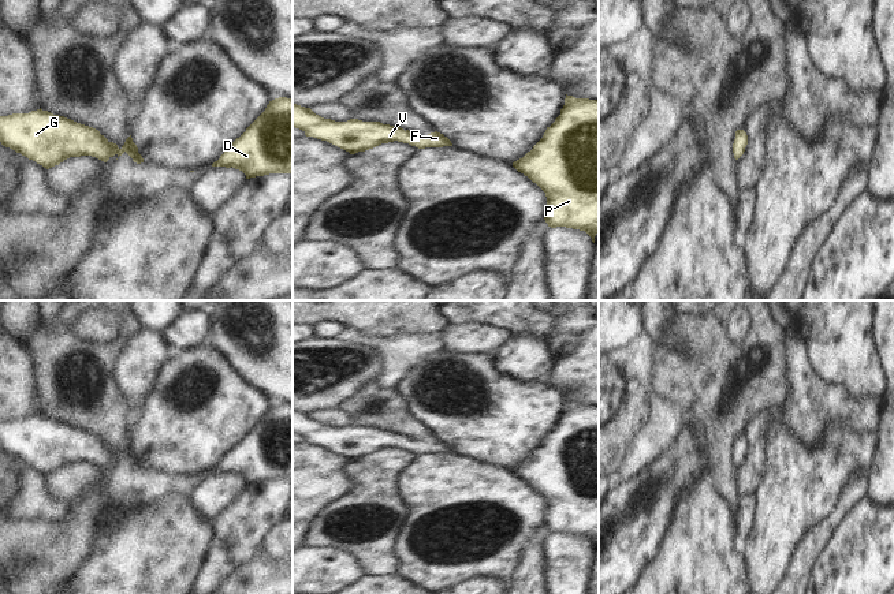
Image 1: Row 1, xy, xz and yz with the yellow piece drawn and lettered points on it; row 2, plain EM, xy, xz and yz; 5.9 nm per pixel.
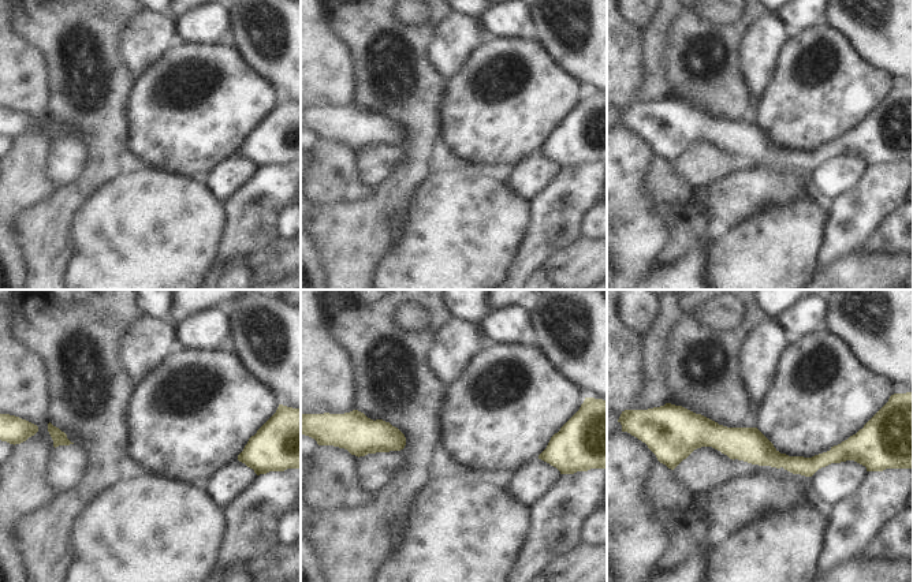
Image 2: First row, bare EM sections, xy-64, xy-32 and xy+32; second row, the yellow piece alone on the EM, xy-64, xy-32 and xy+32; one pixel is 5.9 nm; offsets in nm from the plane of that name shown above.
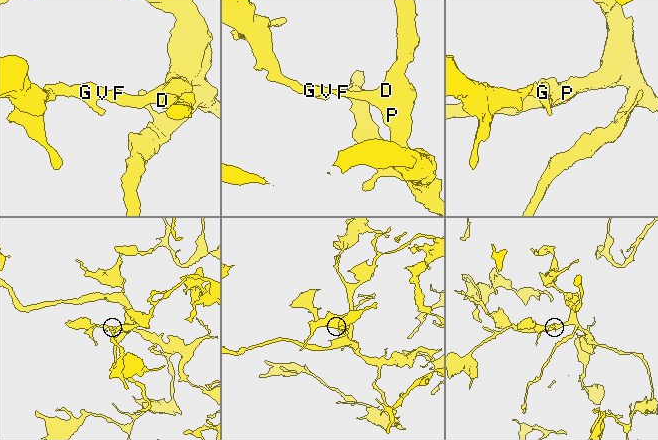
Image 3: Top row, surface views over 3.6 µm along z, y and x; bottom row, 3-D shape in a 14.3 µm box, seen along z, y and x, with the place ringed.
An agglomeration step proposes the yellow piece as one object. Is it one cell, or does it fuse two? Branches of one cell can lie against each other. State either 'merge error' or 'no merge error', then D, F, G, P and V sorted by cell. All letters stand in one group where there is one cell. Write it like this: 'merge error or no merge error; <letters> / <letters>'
no merge error; D F G P V

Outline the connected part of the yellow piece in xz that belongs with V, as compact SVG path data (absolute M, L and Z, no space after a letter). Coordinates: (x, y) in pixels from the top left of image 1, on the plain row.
M294 408L293 433L302 436L306 442L327 447L350 460L394 447L409 449L418 455L452 452L451 447L437 437L420 441L380 427L362 427L358 425L335 427L324 425L316 421L310 414Z

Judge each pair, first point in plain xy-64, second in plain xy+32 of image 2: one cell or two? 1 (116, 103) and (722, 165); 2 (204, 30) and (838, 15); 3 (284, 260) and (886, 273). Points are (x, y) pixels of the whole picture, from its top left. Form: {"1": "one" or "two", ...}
{"1": "two", "2": "two", "3": "one"}

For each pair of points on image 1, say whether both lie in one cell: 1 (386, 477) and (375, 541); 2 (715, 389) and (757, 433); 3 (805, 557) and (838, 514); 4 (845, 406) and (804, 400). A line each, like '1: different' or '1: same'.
1: same
2: different
3: same
4: same

